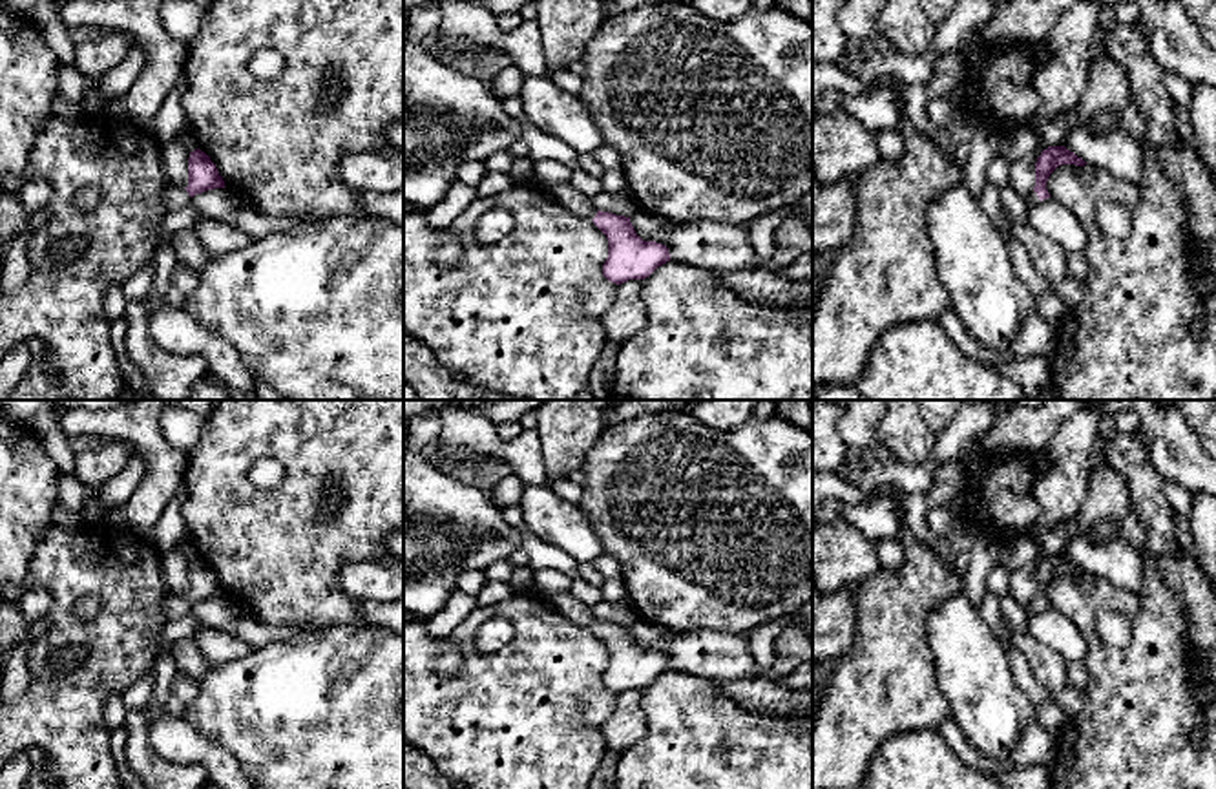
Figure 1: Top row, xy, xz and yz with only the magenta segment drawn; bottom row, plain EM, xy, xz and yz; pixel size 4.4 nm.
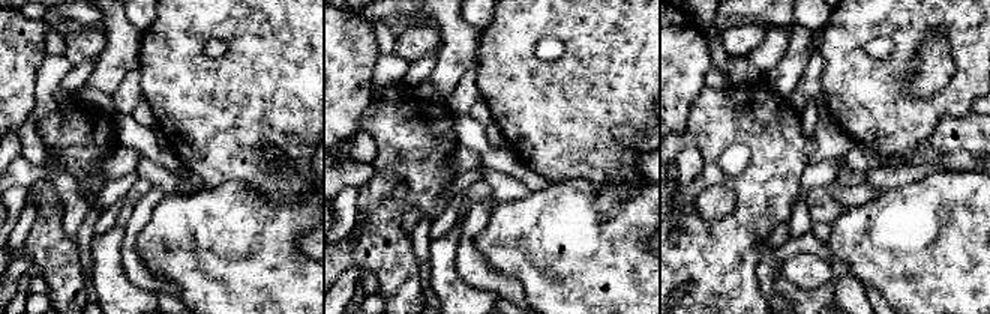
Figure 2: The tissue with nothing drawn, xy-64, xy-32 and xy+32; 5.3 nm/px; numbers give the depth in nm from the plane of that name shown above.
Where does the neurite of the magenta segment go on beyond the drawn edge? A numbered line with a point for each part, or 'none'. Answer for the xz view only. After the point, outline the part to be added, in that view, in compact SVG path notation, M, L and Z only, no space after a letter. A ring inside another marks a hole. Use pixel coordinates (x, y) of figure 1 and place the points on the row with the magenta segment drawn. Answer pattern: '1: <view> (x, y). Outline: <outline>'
1: xz (566, 194). Outline: M533 174L524 177L522 183L542 186L555 201L564 205L573 214L593 219L597 210L590 205L588 197L582 195L570 181L559 184L544 184Z

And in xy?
1: xy (174, 198). Outline: M170 186L166 188L164 192L164 205L166 205L166 210L175 210L175 208L181 208L184 205L190 203L190 195L184 188L179 188L179 186Z

